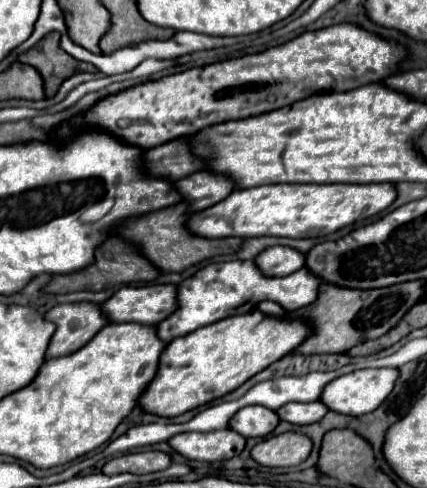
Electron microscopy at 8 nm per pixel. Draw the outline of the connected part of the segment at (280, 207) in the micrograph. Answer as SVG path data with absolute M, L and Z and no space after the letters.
M280 183L234 191L218 205L192 215L192 229L208 237L322 237L386 211L396 201L394 183Z

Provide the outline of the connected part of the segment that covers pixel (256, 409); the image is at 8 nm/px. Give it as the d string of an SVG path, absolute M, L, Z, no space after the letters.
M248 405L240 409L230 423L230 429L244 437L264 437L276 429L280 417L276 411L262 405Z

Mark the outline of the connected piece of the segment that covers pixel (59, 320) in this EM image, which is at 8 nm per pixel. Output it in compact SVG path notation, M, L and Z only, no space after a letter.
M96 303L56 305L44 315L44 319L56 323L56 331L46 349L46 359L78 351L104 327L104 315L100 315Z

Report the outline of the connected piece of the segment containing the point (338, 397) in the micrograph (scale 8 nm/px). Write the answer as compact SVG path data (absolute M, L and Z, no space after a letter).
M394 367L360 369L328 383L320 399L324 399L332 411L344 415L364 415L374 411L390 395L398 377L400 371Z

